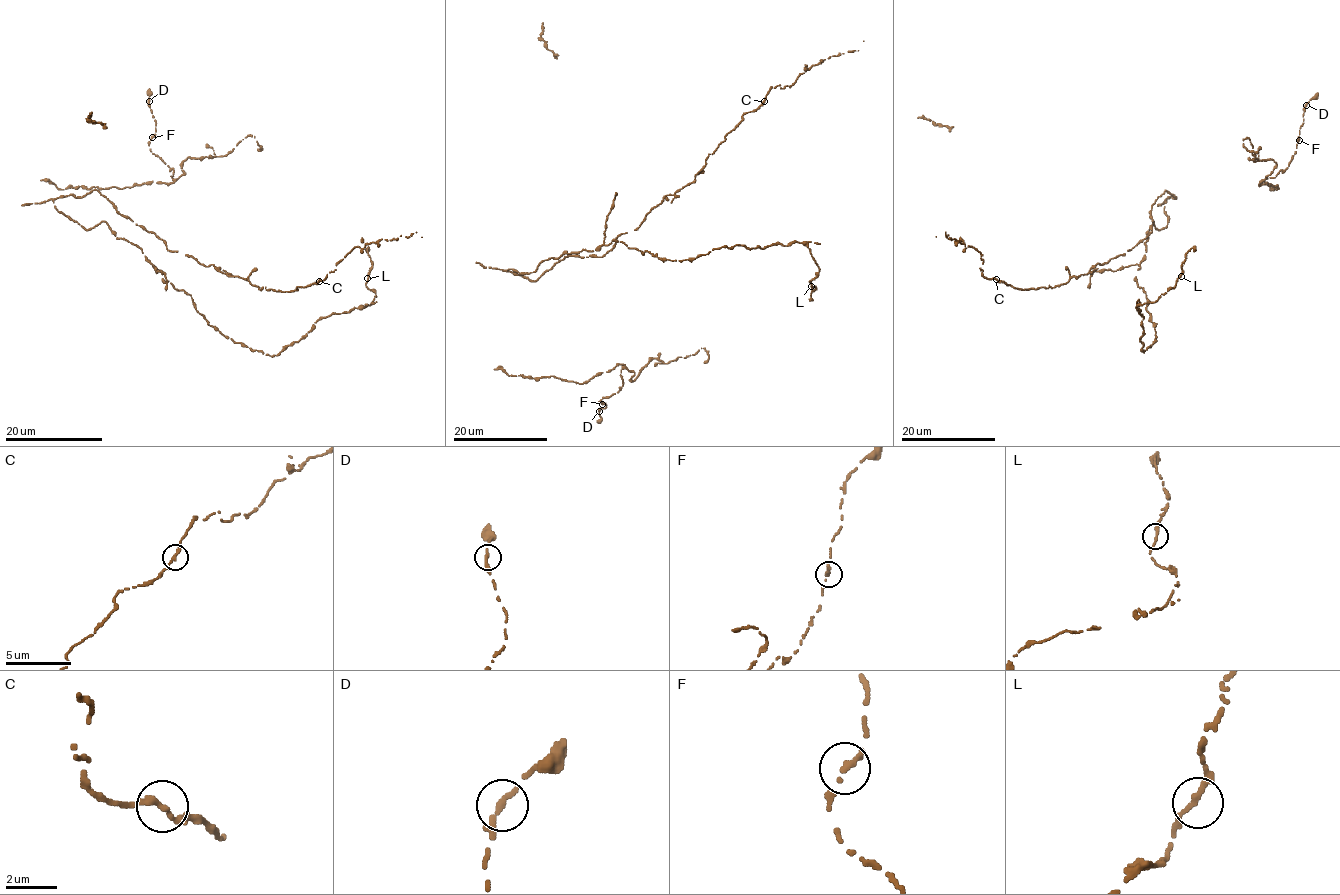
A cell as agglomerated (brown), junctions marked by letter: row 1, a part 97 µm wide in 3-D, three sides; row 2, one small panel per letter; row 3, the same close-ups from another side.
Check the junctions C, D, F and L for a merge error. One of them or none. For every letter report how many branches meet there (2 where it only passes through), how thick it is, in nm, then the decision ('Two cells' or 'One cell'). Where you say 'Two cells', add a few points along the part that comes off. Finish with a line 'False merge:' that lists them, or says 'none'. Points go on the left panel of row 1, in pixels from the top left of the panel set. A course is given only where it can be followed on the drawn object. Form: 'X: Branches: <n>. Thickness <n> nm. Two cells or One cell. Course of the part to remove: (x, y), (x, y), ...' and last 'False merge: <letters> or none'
C: Branches: 2. Thickness 240 nm. One cell
D: Branches: 2. Thickness 240 nm. One cell
F: Branches: 2. Thickness 240 nm. One cell
L: Branches: 2. Thickness 240 nm. One cell
False merge: none

